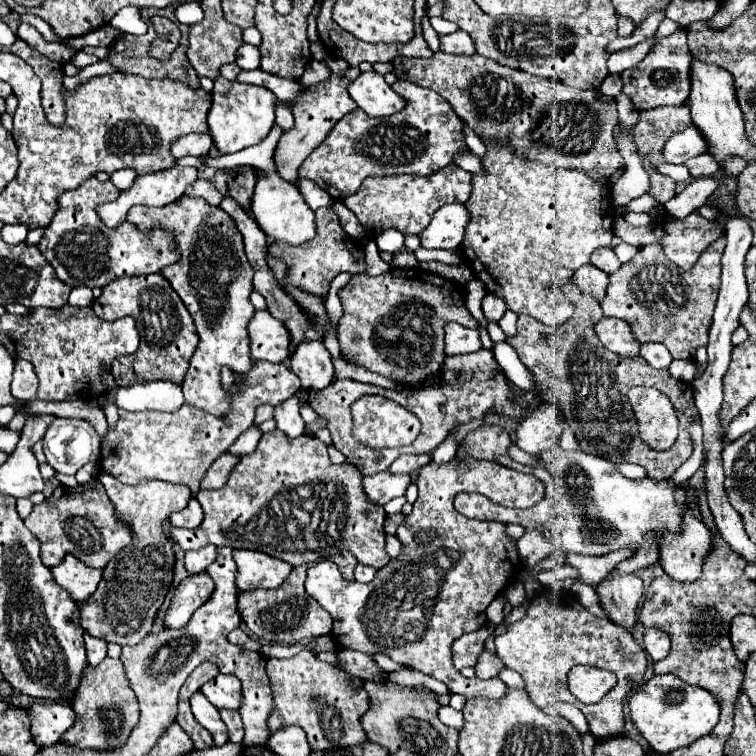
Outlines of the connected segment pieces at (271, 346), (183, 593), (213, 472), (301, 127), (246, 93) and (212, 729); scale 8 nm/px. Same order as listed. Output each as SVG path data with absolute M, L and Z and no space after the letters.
M255 311L247 331L253 361L283 363L289 357L289 331L269 311Z
M197 573L187 575L175 589L175 595L171 599L171 605L165 613L165 627L167 629L179 629L185 627L195 609L199 609L213 593L215 585L209 573Z
M223 453L205 473L203 481L201 481L201 489L219 489L225 485L231 469L235 467L235 463L239 461L239 457L235 455L229 455L229 453Z
M349 67L345 73L341 75L331 75L329 81L325 83L319 83L317 87L311 87L303 93L303 97L299 99L299 103L293 107L293 117L295 117L295 127L291 131L285 131L279 139L279 145L275 149L275 169L277 173L285 179L285 181L297 181L299 175L297 175L297 169L301 167L303 159L329 135L329 131L333 129L333 125L343 117L347 115L349 111L357 109L357 105L349 99L349 93L347 93L347 85L359 75L359 69L357 67Z
M219 77L215 81L211 97L213 97L213 103L211 103L207 123L209 123L209 133L215 141L215 147L221 153L241 151L245 147L261 143L269 135L269 129L273 127L273 121L275 121L275 105L277 105L277 97L273 97L269 89Z
M197 691L191 697L191 709L193 709L193 715L195 715L197 723L203 725L213 735L215 745L217 747L223 745L227 741L227 733L225 733L225 723L221 721L217 707L213 703L209 703L209 699L201 691Z

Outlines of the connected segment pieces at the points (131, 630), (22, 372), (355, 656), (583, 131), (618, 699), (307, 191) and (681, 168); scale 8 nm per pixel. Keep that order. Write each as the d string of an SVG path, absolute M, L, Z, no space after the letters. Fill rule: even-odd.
M99 473L97 479L107 489L107 495L121 519L131 523L135 539L103 569L103 579L99 581L97 591L81 607L81 627L89 635L101 637L109 643L135 645L149 633L155 613L173 581L173 541L167 539L161 525L173 511L187 505L191 489L187 485L173 485L167 481L141 481L137 485L125 485L107 473Z
M15 361L15 373L11 383L11 395L15 399L25 399L27 403L37 399L37 373L29 361Z
M341 649L341 651L337 651L337 659L339 659L339 665L337 665L339 669L343 669L355 677L361 677L361 679L371 679L375 673L381 673L377 663L359 651Z
M437 51L429 59L397 57L391 65L397 79L429 87L445 97L463 123L483 141L509 145L521 159L581 169L605 187L611 187L623 175L625 163L613 145L613 125L617 123L613 97L503 67L477 53L451 55Z
M539 593L531 601L527 615L521 621L511 623L507 633L497 635L495 647L501 661L523 677L525 689L535 705L547 707L555 701L577 705L587 717L591 733L597 739L621 735L625 725L623 703L631 691L643 683L643 675L647 671L647 653L635 643L633 635L605 617L593 617L593 613L579 605L573 593L555 593L551 597L543 597L543 593ZM579 663L595 663L617 677L617 685L597 705L583 705L571 695L571 691L567 691L567 671Z
M299 179L295 185L297 185L299 193L303 195L303 199L307 201L307 205L309 205L311 209L331 207L333 199L331 199L331 197L329 197L321 187L317 187L313 181L309 181L309 179Z
M663 163L661 169L663 169L663 175L673 177L677 183L687 183L687 181L691 181L691 175L689 175L689 171L687 171L685 165L667 165L667 163Z

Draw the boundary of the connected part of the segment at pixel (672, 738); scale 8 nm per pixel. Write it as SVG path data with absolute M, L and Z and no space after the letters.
M655 675L651 681L647 681L629 699L629 709L635 727L659 755L689 747L699 737L711 733L711 729L719 721L717 699L707 689L687 685L685 681L673 675Z

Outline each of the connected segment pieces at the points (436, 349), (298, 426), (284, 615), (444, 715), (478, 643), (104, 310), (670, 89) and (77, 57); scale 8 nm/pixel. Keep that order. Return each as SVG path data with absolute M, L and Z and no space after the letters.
M421 267L413 269L391 269L377 277L357 275L351 279L351 289L339 291L343 303L343 317L339 321L337 337L341 345L341 353L353 363L381 375L391 381L401 381L401 385L419 385L425 377L433 377L439 373L445 361L445 343L443 343L443 325L449 321L469 325L471 315L465 307L463 287L453 281L445 281L445 277L437 277Z
M295 395L285 399L281 405L275 405L277 429L281 429L291 439L305 433L305 423L303 423L303 419L299 415L299 407L301 407L301 401Z
M308 565L295 567L291 575L287 577L285 585L277 589L255 589L255 591L245 591L239 593L239 613L241 619L249 625L249 629L271 643L285 643L285 645L295 645L301 641L307 641L311 637L319 635L329 635L331 633L331 615L325 613L325 609L311 599L305 593L305 577L307 577Z
M439 707L439 719L449 727L455 727L455 729L463 727L463 713L453 707Z
M487 623L477 633L469 633L469 635L459 637L453 643L453 661L455 661L455 667L463 669L463 667L469 667L469 665L477 665L479 655L485 649L485 641L493 633L495 633L495 625Z
M161 273L121 277L111 281L103 287L101 297L93 301L93 311L97 317L107 321L115 321L119 317L133 317L137 321L137 331L141 333L141 345L137 353L117 357L111 363L111 373L119 387L131 387L157 379L167 379L183 385L185 373L189 369L189 359L197 349L199 337L187 307Z
M679 29L673 35L661 37L655 41L651 51L639 65L621 73L621 79L625 83L623 93L633 101L637 111L657 109L657 107L681 107L685 105L691 91L691 81L689 81L691 59L693 55L689 53L689 47L687 47L685 29Z
M77 51L77 53L71 57L69 63L73 63L73 65L79 67L79 69L83 69L85 65L91 65L91 63L95 63L95 61L99 61L95 55L87 55L85 51Z

